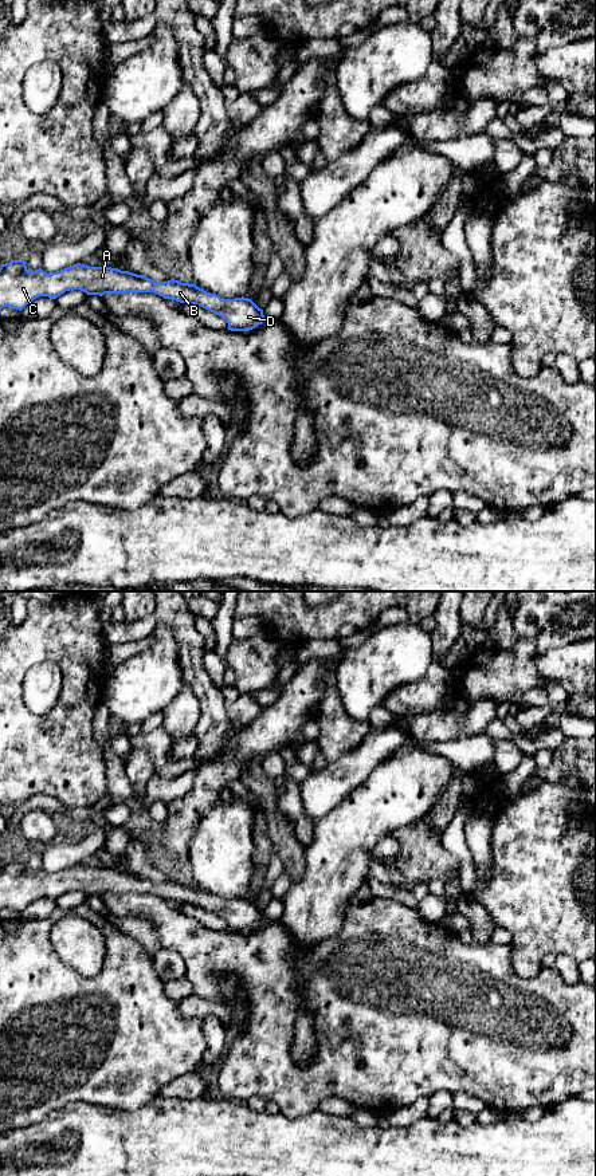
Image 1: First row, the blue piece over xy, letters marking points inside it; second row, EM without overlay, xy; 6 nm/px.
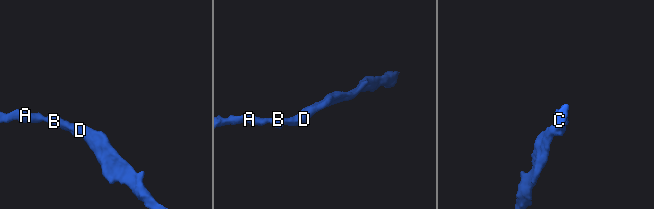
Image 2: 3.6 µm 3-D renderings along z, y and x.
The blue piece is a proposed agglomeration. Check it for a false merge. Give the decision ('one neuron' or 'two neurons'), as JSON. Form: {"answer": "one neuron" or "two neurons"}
{"answer": "one neuron"}

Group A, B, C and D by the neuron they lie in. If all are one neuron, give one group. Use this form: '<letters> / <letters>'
A B C D

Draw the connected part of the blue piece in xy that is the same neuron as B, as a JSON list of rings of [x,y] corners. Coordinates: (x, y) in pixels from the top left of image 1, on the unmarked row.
[[[11,861],[0,866],[0,910],[12,908],[21,912],[30,902],[39,897],[56,900],[70,890],[81,890],[87,896],[126,894],[126,893],[150,893],[172,900],[180,904],[200,906],[221,919],[228,924],[231,932],[250,932],[266,923],[263,910],[248,898],[223,900],[197,888],[195,884],[181,884],[170,880],[164,884],[154,884],[152,880],[129,872],[121,872],[111,868],[90,868],[81,864],[47,874],[42,869],[28,872],[24,861]]]

